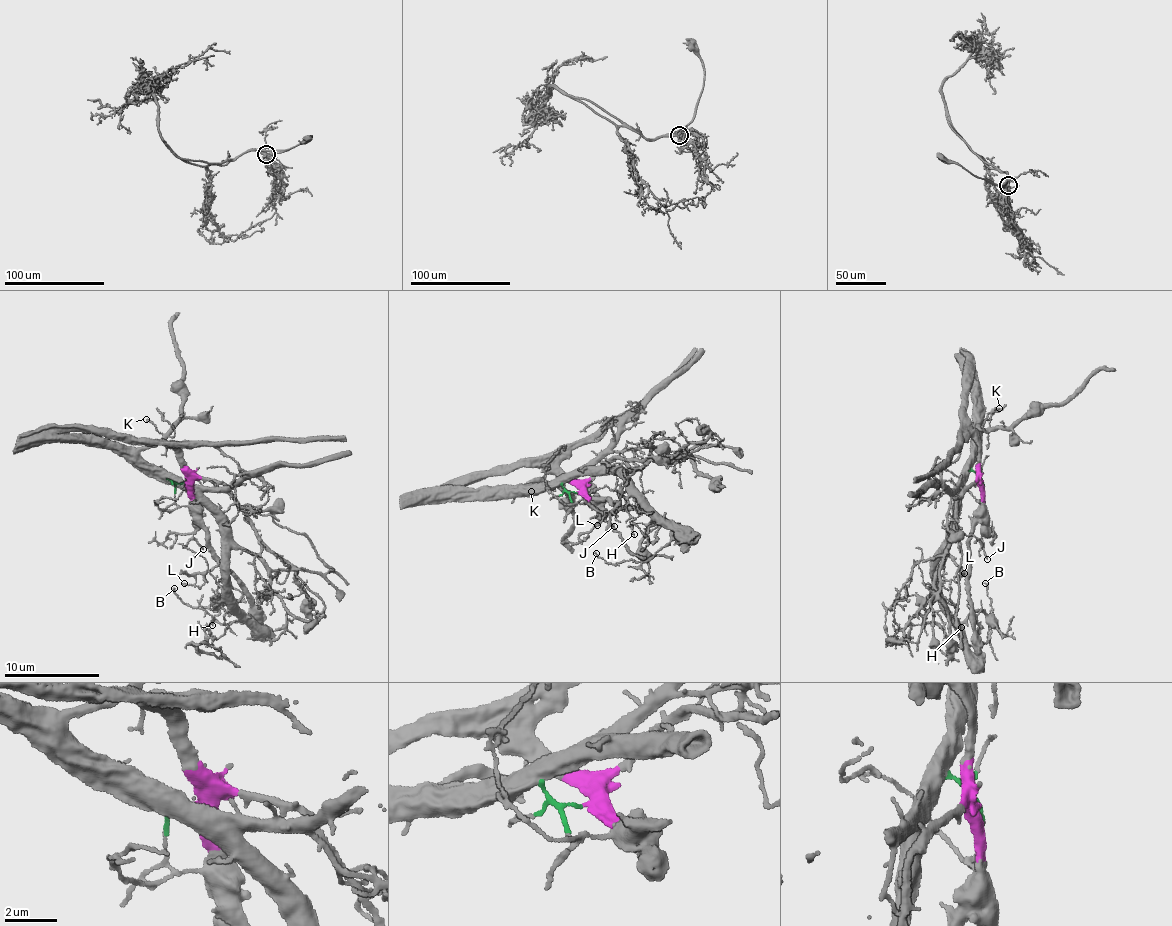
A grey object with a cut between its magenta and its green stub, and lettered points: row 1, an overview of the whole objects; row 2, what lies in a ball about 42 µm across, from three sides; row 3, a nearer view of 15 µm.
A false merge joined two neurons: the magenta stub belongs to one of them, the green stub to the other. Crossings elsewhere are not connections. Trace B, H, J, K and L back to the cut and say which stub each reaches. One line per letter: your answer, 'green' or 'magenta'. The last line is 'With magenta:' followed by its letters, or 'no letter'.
B: magenta
H: green
J: magenta
K: green
L: magenta
With magenta: B, J, L

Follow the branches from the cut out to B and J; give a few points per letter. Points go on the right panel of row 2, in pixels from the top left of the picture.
B: (982, 481), (979, 519), (970, 539), (969, 561), (976, 643), (981, 645), (991, 630), (991, 602), (984, 584)
J: (982, 481), (982, 542), (986, 559)

